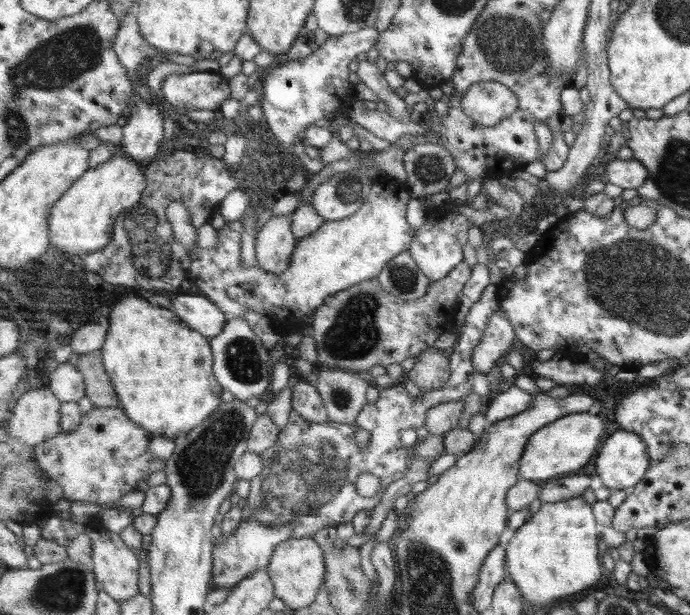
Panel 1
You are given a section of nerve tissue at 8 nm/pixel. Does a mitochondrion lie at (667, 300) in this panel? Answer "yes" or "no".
yes

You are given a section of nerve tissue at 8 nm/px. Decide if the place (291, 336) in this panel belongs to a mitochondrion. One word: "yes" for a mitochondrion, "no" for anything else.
no

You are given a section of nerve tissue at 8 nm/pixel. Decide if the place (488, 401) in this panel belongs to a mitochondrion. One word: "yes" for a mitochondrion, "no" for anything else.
no

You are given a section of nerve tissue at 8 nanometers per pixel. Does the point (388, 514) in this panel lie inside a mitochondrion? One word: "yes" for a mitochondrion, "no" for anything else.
no

